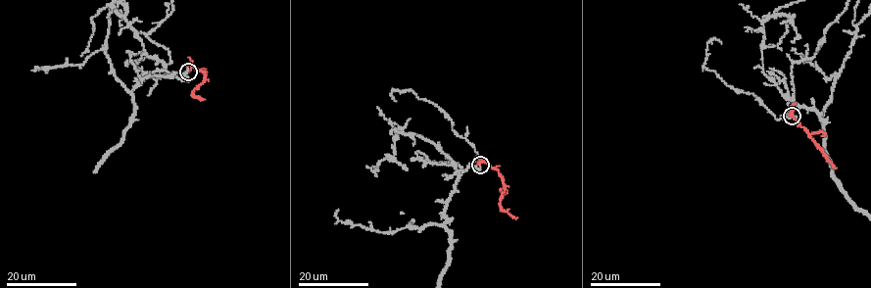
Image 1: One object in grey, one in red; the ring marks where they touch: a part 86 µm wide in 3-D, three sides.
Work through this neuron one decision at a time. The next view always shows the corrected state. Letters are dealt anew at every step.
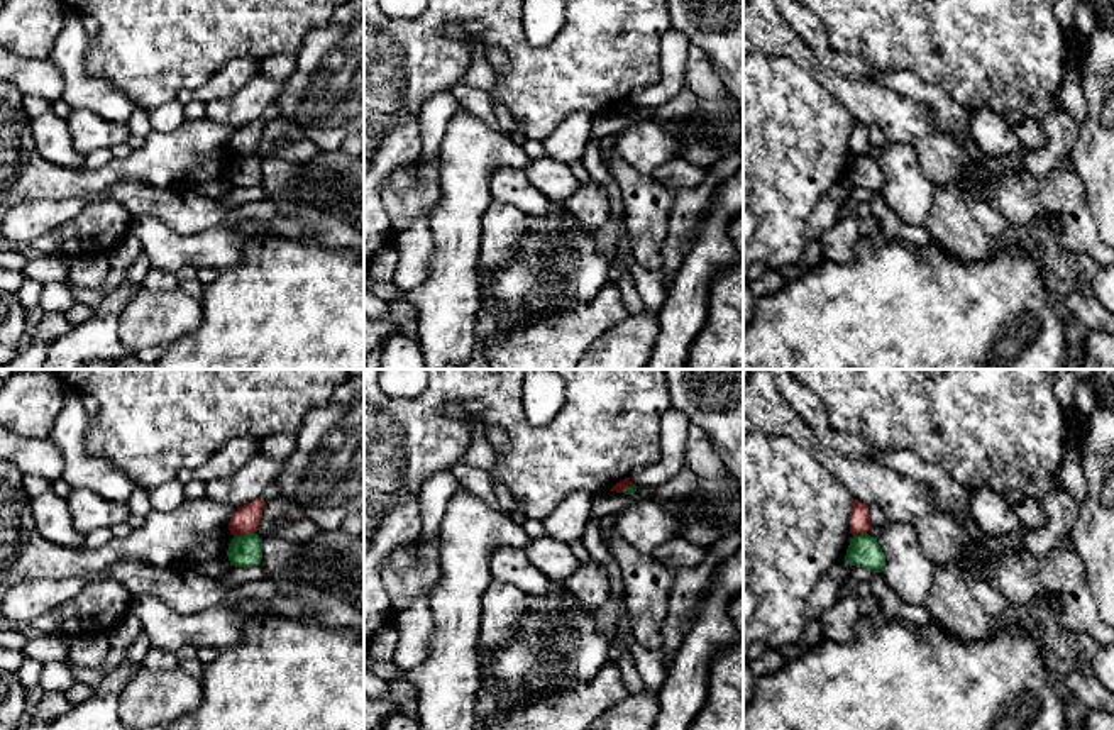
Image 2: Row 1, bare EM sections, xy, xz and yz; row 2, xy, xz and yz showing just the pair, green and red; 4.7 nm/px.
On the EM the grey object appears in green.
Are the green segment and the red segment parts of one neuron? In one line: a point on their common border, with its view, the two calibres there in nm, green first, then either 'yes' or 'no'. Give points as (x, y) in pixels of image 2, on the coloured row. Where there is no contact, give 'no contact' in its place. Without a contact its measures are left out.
xy (244, 536) | 160/120 nm | no

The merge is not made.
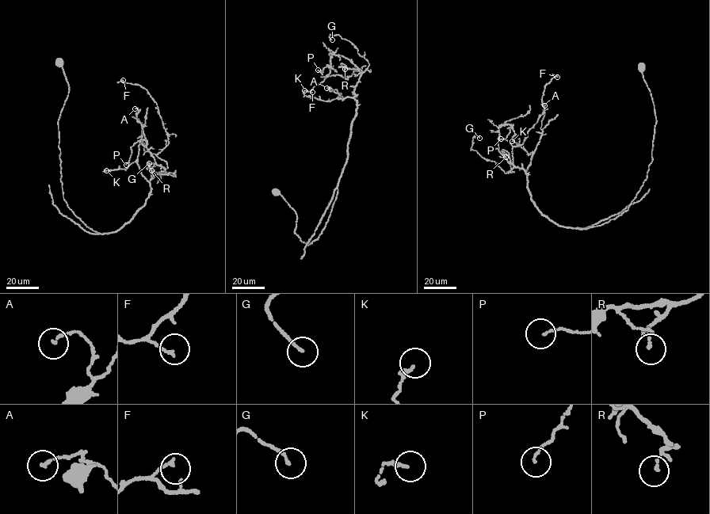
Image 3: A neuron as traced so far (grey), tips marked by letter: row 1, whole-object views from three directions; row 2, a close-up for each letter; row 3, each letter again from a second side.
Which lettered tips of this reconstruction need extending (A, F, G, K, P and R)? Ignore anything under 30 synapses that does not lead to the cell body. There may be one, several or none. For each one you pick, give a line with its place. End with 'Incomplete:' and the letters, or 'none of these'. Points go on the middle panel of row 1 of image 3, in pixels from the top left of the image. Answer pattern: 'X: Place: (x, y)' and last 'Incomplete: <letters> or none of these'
Incomplete: none of these

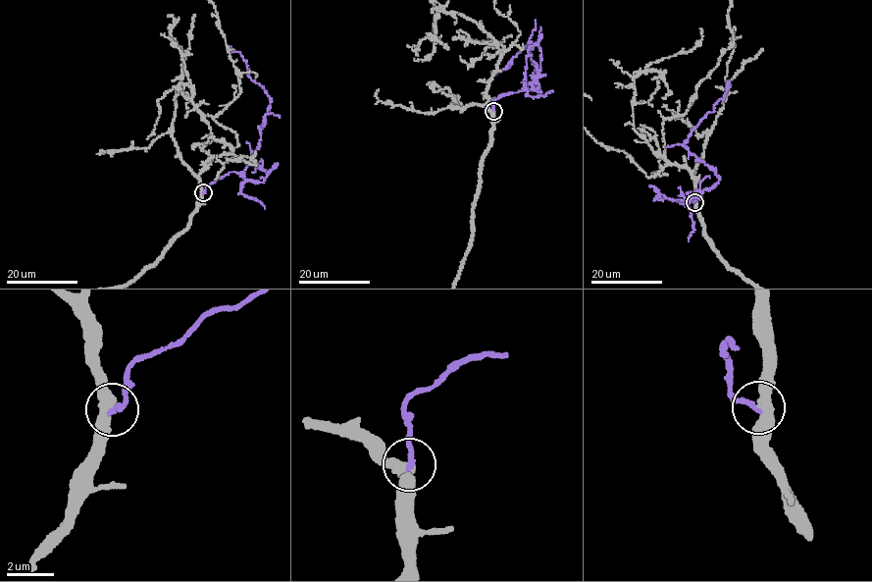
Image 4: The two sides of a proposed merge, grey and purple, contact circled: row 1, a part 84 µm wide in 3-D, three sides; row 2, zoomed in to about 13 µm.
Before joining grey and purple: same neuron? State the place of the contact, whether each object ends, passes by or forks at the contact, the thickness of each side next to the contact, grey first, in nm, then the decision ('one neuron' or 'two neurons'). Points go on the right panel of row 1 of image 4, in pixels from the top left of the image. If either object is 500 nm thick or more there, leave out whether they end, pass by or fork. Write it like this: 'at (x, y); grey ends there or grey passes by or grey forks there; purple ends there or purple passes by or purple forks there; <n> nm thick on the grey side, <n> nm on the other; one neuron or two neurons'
at (694, 202); grey passes by; purple ends there; 440 nm thick on the grey side, 280 nm on the other; one neuron

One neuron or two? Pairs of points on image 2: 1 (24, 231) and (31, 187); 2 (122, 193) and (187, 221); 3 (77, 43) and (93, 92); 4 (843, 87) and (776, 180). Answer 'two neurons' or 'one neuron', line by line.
1: two neurons
2: one neuron
3: one neuron
4: two neurons

